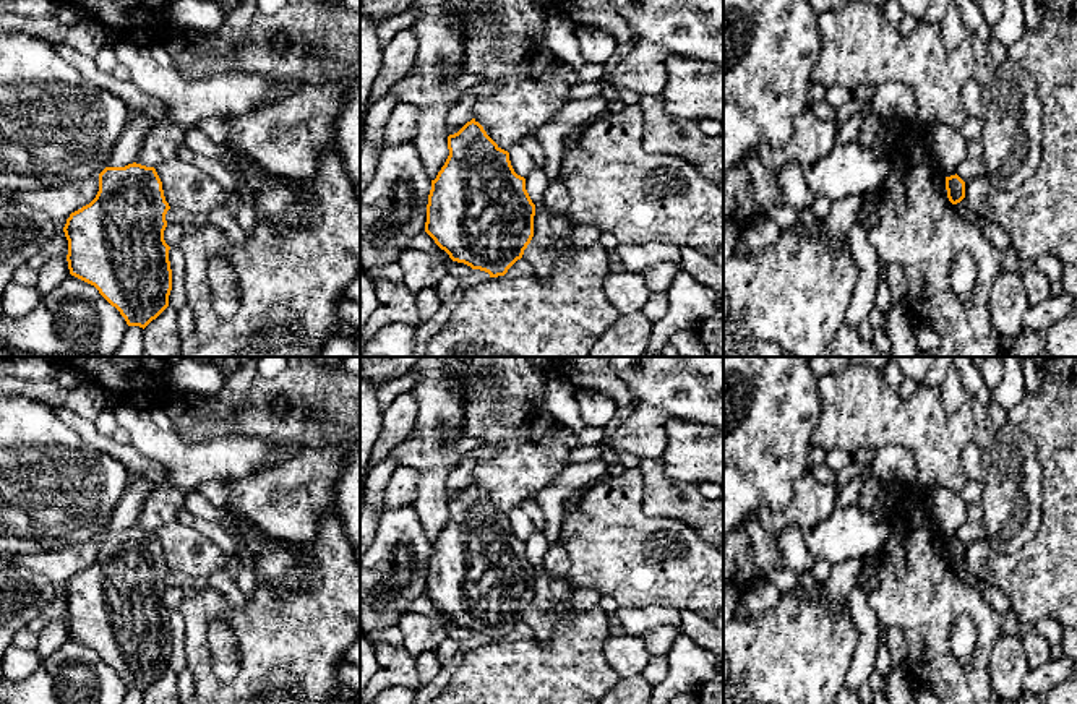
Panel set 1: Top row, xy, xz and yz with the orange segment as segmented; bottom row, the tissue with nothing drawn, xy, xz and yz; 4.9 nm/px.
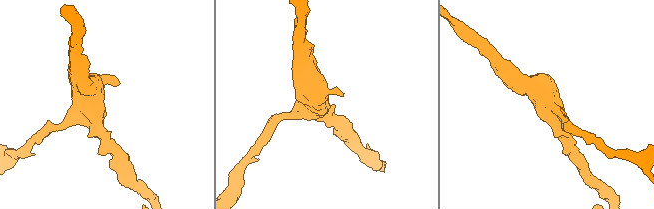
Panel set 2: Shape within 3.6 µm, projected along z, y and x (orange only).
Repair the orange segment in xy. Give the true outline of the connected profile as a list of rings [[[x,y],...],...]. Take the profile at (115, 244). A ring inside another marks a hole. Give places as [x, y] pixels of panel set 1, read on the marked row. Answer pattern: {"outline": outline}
{"outline": [[[133,162],[125,167],[105,167],[99,174],[96,198],[71,212],[63,227],[70,274],[94,285],[128,326],[144,329],[169,307],[170,247],[164,240],[169,209],[156,169]]]}

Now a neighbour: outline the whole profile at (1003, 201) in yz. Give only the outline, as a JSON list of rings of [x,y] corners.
[[[1045,0],[1041,23],[1007,47],[1007,58],[1020,65],[1036,84],[1043,105],[1043,149],[1036,174],[1019,190],[996,188],[985,174],[965,182],[965,203],[983,219],[998,224],[1025,261],[1056,256],[1077,266],[1077,0]]]

